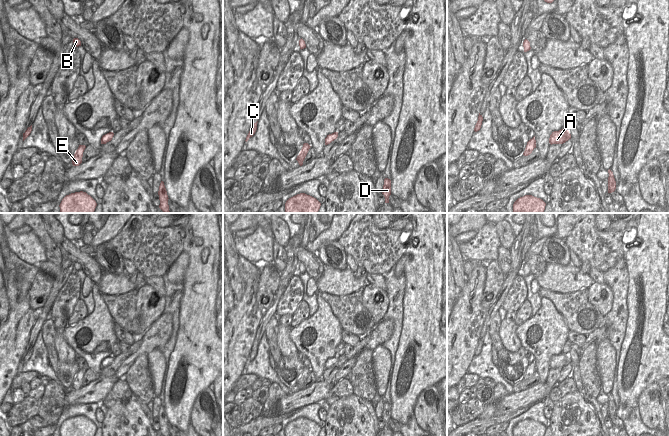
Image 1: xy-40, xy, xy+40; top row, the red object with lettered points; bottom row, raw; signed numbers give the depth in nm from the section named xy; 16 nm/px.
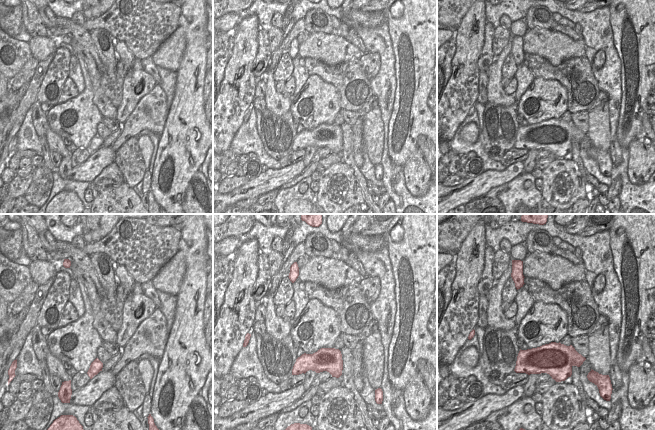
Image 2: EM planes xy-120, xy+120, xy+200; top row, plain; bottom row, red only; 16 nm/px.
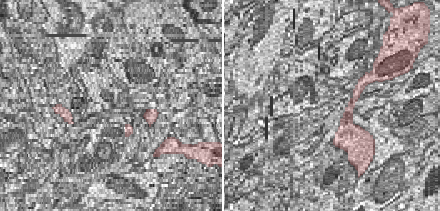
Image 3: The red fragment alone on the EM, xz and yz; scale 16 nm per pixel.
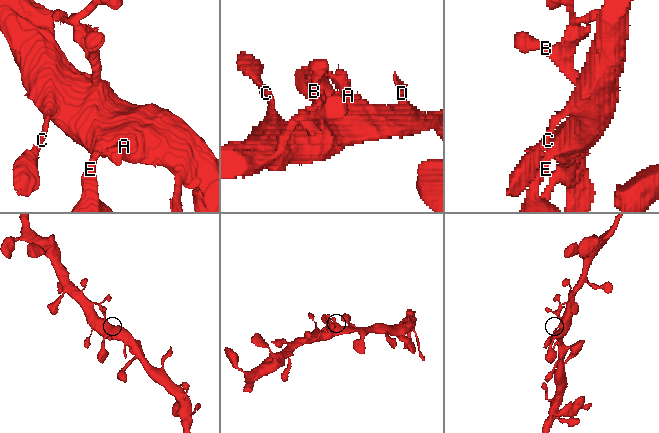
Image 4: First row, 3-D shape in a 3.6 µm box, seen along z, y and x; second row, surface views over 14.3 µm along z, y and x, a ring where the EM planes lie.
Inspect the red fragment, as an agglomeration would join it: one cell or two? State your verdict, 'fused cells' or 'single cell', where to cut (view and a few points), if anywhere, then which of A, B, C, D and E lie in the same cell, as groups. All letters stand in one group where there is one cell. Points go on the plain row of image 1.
single cell; cut none; groups A B C D E

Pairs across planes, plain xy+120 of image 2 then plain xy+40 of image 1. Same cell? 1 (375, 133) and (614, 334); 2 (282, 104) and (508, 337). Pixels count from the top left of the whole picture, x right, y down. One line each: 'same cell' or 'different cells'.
1: different cells
2: same cell

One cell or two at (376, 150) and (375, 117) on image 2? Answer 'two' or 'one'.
one

